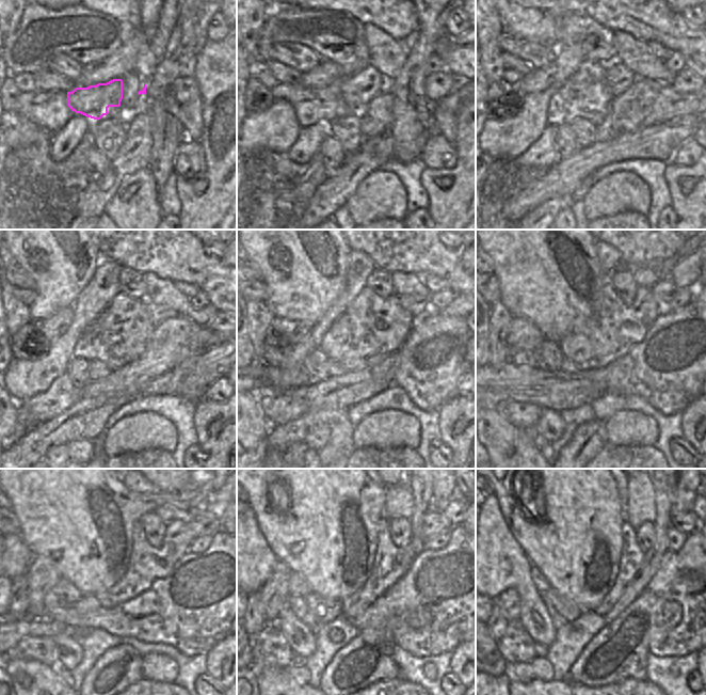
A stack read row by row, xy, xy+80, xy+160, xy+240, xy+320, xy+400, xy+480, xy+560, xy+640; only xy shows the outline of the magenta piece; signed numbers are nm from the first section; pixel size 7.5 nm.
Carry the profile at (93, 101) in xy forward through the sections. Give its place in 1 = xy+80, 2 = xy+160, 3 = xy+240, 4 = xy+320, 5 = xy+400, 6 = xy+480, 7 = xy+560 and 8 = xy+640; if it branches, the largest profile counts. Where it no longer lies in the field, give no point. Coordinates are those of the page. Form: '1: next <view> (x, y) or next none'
1: next xy+80 (357, 90)
2: next xy+160 (620, 78)
3: next xy+240 (158, 314)
4: next xy+320 (416, 304)
5: next xy+400 (664, 290)
6: next xy+480 (208, 520)
7: next xy+560 (453, 510)
8: next xy+640 (692, 505)

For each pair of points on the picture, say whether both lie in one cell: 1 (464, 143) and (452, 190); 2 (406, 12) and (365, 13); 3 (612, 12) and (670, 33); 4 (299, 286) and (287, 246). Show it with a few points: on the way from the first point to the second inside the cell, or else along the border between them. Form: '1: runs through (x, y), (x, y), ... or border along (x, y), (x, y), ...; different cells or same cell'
1: runs through (464, 155), (464, 178); same cell
2: runs through (396, 12), (375, 12); same cell
3: runs through (626, 12), (641, 12), (656, 21); same cell
4: runs through (299, 277), (299, 257), (297, 255); same cell

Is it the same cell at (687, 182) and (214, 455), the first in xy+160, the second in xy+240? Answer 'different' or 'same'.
same

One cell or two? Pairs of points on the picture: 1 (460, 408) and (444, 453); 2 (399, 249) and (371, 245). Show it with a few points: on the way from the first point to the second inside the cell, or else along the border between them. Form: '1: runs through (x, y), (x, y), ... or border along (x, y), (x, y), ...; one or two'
1: border along (439, 438), (452, 452), (453, 457); two
2: runs through (392, 248), (389, 246), (378, 246); one

